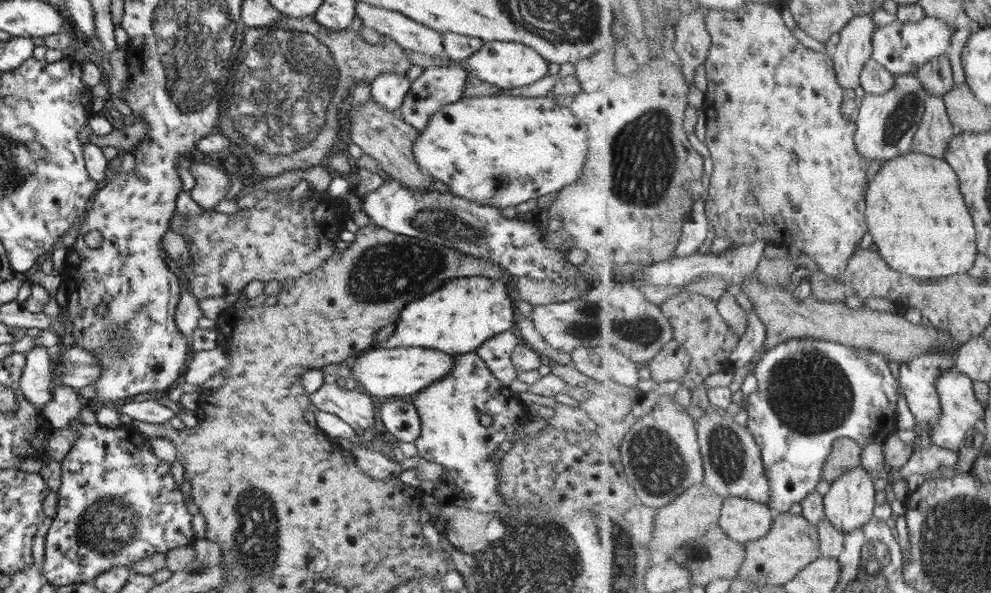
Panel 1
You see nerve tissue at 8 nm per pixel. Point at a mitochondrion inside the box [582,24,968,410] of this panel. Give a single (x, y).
(643, 154)

